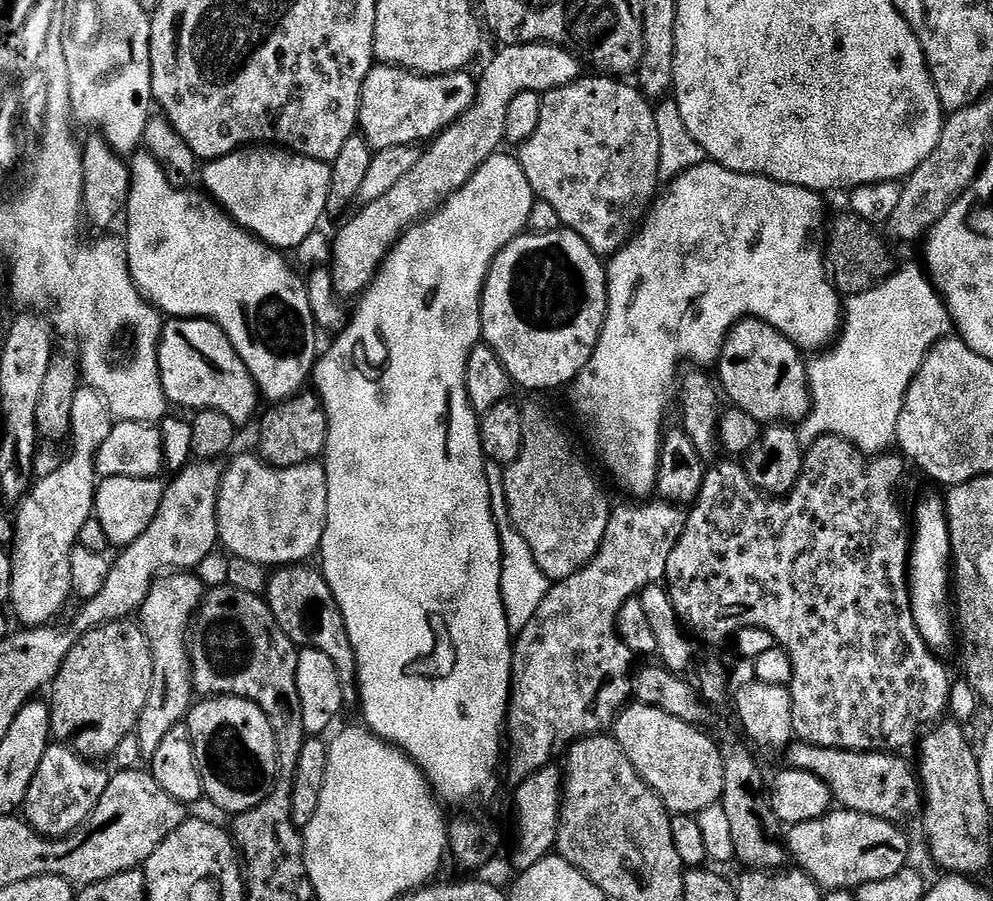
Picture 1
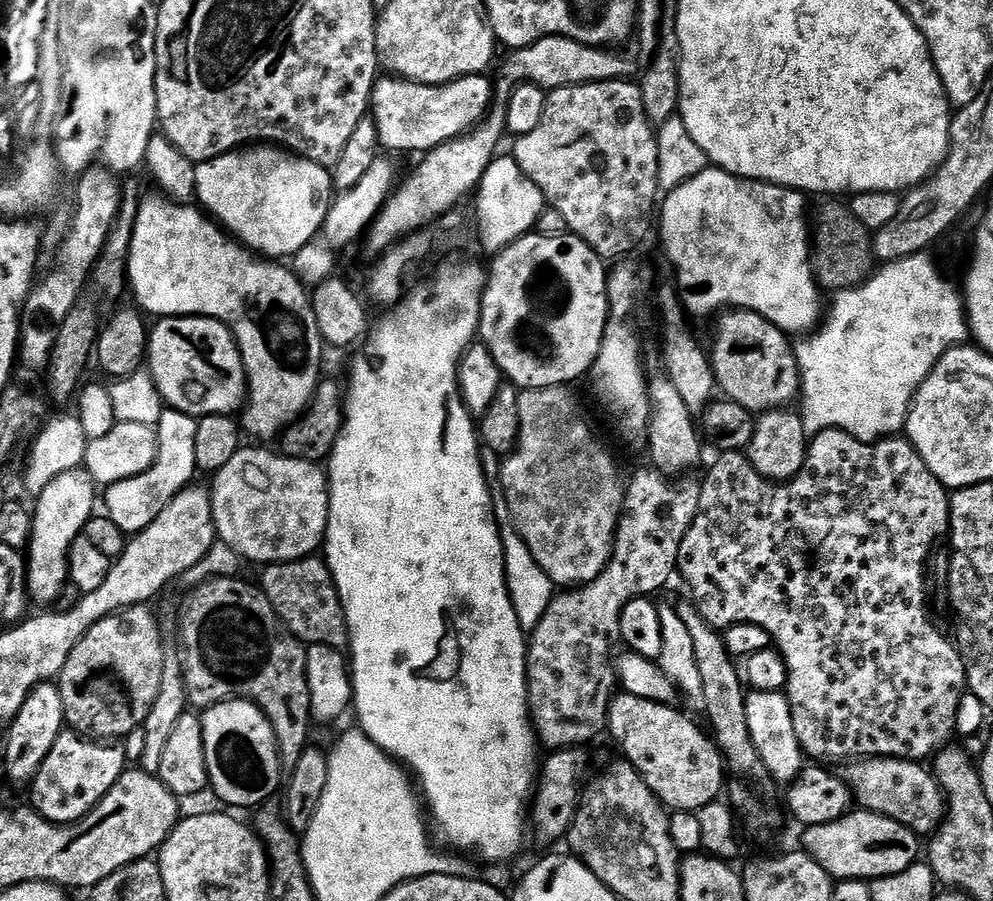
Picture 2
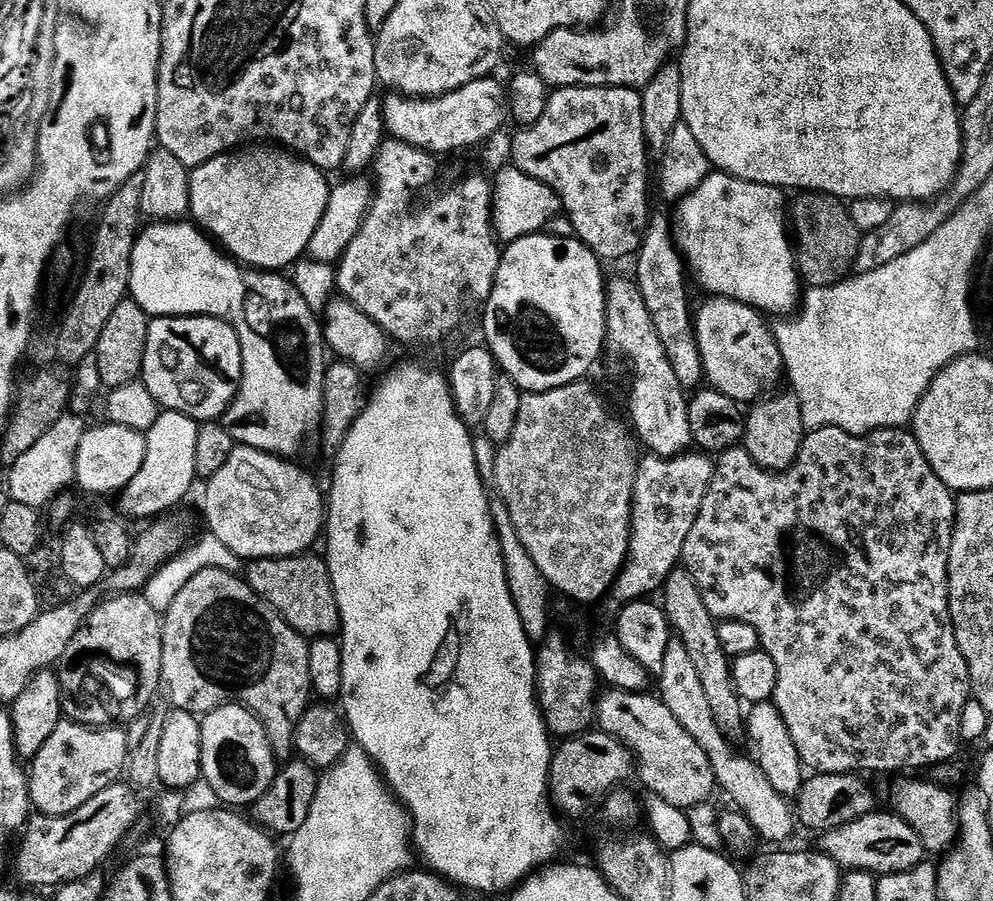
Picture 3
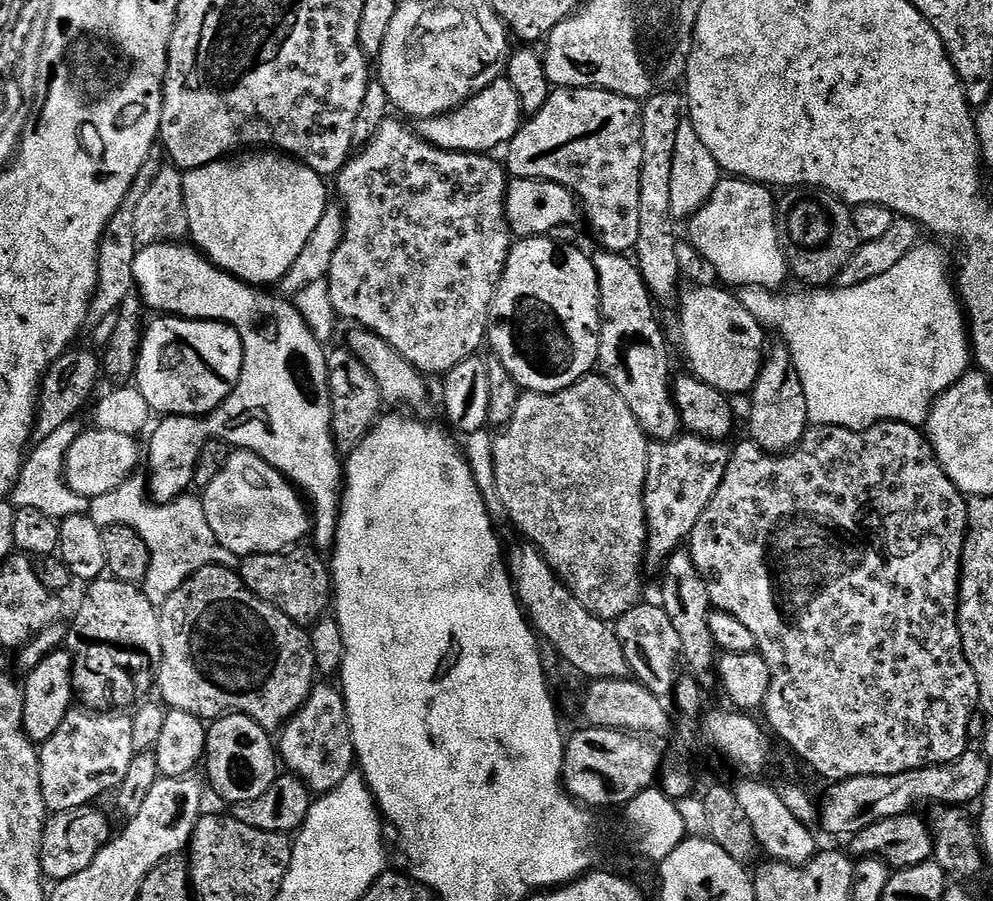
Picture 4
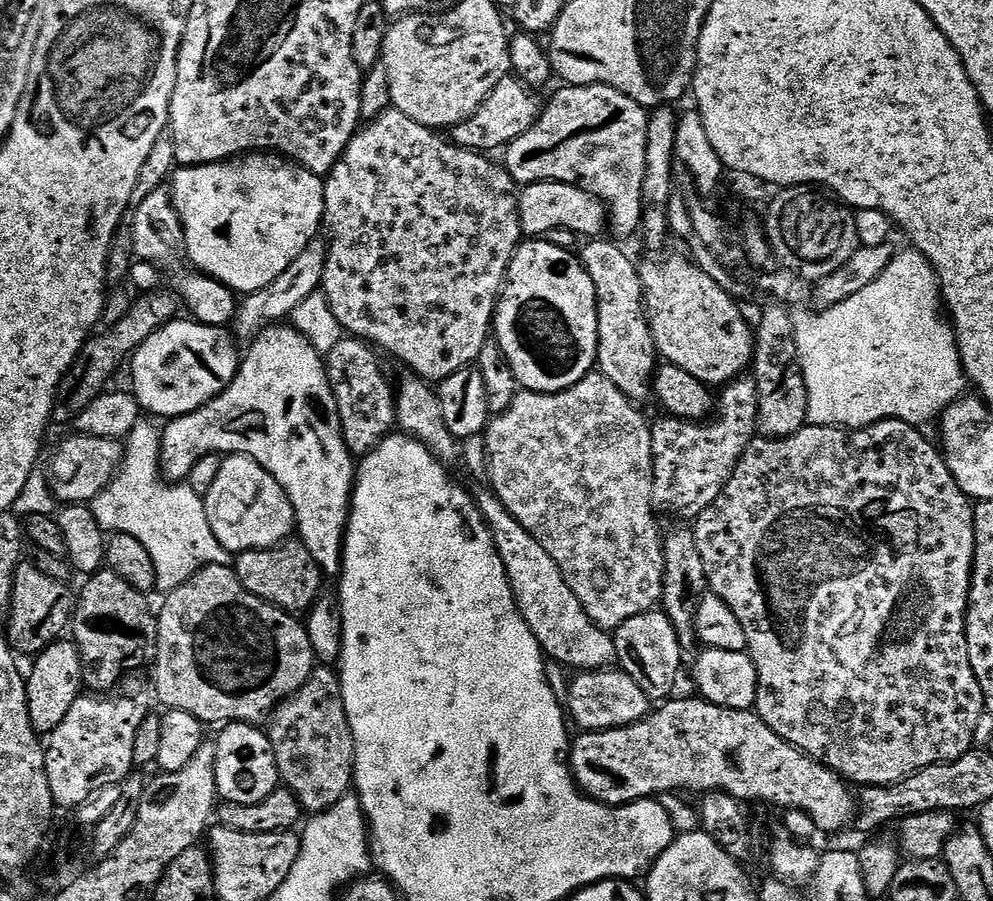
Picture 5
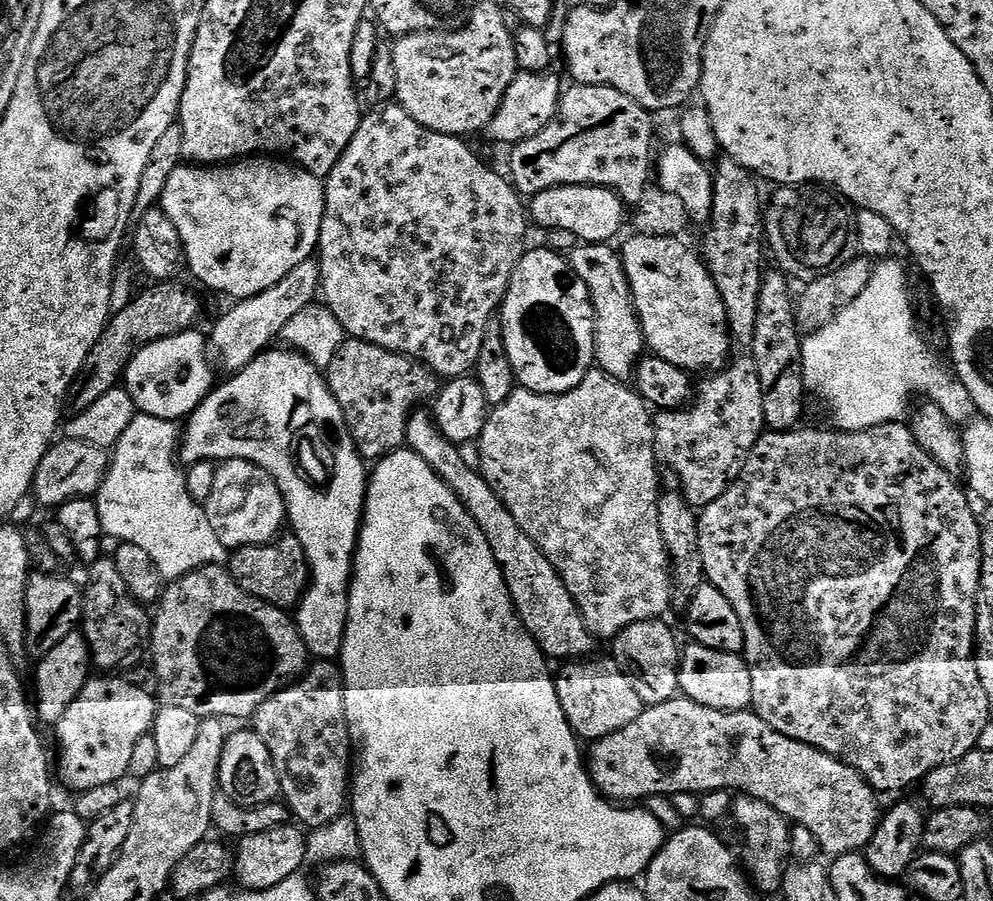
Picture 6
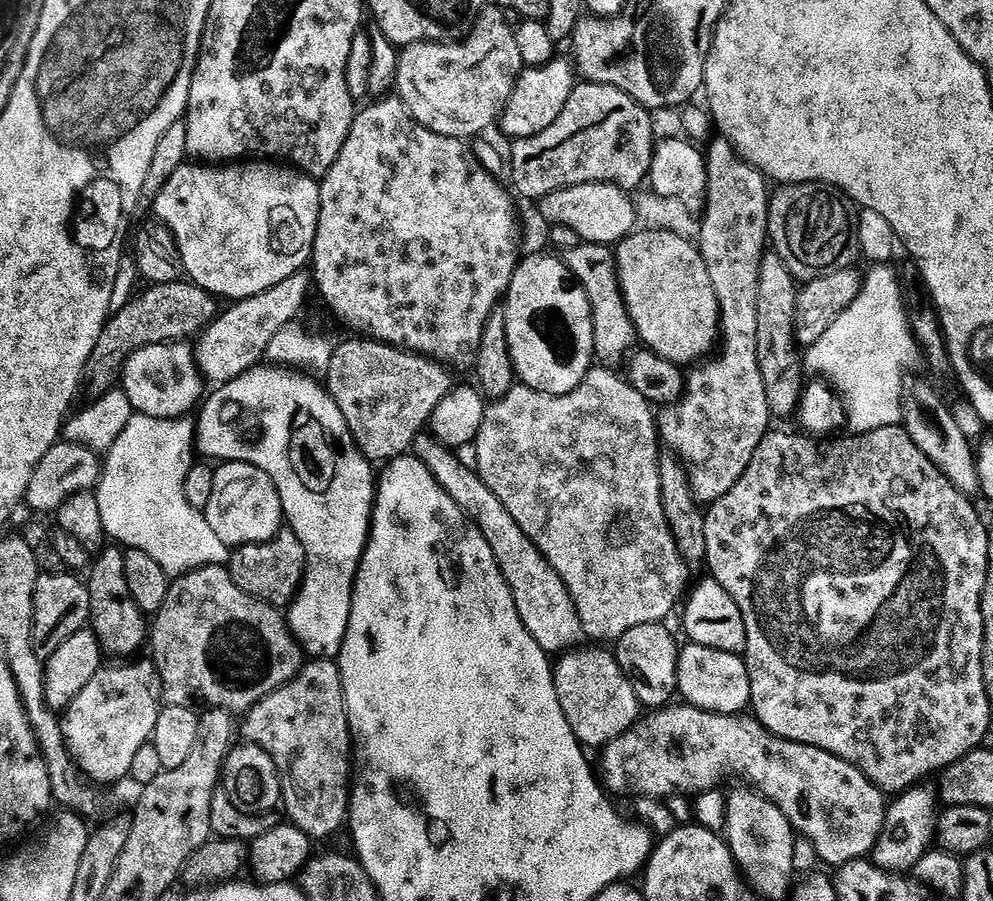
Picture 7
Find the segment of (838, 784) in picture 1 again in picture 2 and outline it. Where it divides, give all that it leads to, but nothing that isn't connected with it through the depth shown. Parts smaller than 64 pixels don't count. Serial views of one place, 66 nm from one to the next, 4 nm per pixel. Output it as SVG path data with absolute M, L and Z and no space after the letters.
M875 756L873 758L851 761L843 769L845 772L842 772L842 779L848 785L848 791L851 792L853 801L863 811L882 814L886 818L894 818L894 822L906 826L912 832L915 832L917 836L928 838L939 828L940 821L944 819L946 801L943 793L940 791L939 781L929 769L927 772L924 767L923 763L915 760L894 760L890 756Z

